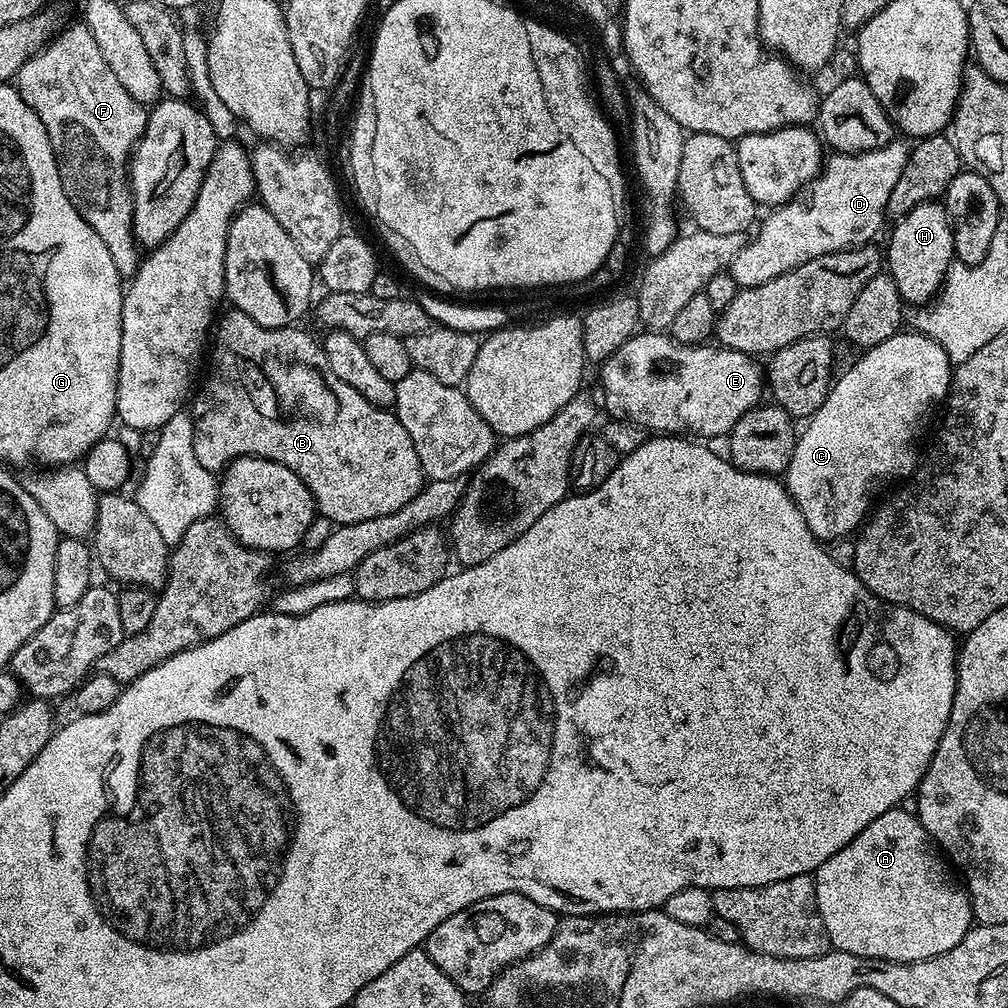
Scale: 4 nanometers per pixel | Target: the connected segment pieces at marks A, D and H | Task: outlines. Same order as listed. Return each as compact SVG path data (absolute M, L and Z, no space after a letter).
M897 806L886 810L886 814L878 814L866 830L842 846L838 854L826 858L826 862L816 869L818 914L822 918L822 926L826 926L828 943L835 951L858 954L871 960L909 964L954 950L968 929L973 927L972 900L968 897L967 888L954 875L928 831L921 826L919 816L909 809L908 813L906 809Z
M893 138L878 150L829 155L820 175L797 199L773 207L769 211L772 213L759 221L760 237L749 239L726 270L734 282L740 288L762 286L762 282L770 282L770 278L778 278L802 266L802 262L810 262L810 258L875 241L876 231L888 216L890 194L906 166L910 148L903 142Z
M927 200L924 204L914 206L909 213L899 217L892 228L892 237L886 247L886 272L893 276L898 286L898 294L903 303L910 306L923 306L934 300L940 291L941 284L948 274L948 267L954 263L954 234L950 226L950 218L946 214L943 203Z

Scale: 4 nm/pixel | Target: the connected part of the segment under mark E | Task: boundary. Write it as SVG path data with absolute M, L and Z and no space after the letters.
M651 330L641 331L639 334L629 338L624 345L620 347L609 360L603 361L599 365L600 368L600 388L604 391L602 397L603 407L608 407L608 416L612 418L623 418L632 420L636 424L640 424L643 428L647 428L656 434L687 434L692 438L708 438L704 436L720 436L727 437L732 431L734 425L738 422L738 418L742 418L751 408L761 403L763 394L766 392L766 376L755 359L746 355L745 352L735 352L723 346L715 346L716 348L708 348L709 346L697 346L695 344L679 344L677 340L672 339L671 335L664 332L653 332Z

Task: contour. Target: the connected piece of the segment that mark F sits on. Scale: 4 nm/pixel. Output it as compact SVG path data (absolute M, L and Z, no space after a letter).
M76 22L67 28L68 25L57 32L41 52L35 52L24 63L22 70L14 77L14 84L20 89L24 101L34 109L38 118L42 118L42 126L46 126L50 146L56 155L58 174L62 178L62 190L66 190L70 202L92 227L94 234L102 238L121 277L130 278L140 267L142 252L132 232L132 190L128 182L128 162L144 132L149 109L126 94L114 70L110 70L106 58L102 58L102 50L98 50L94 34L90 34L83 22Z

